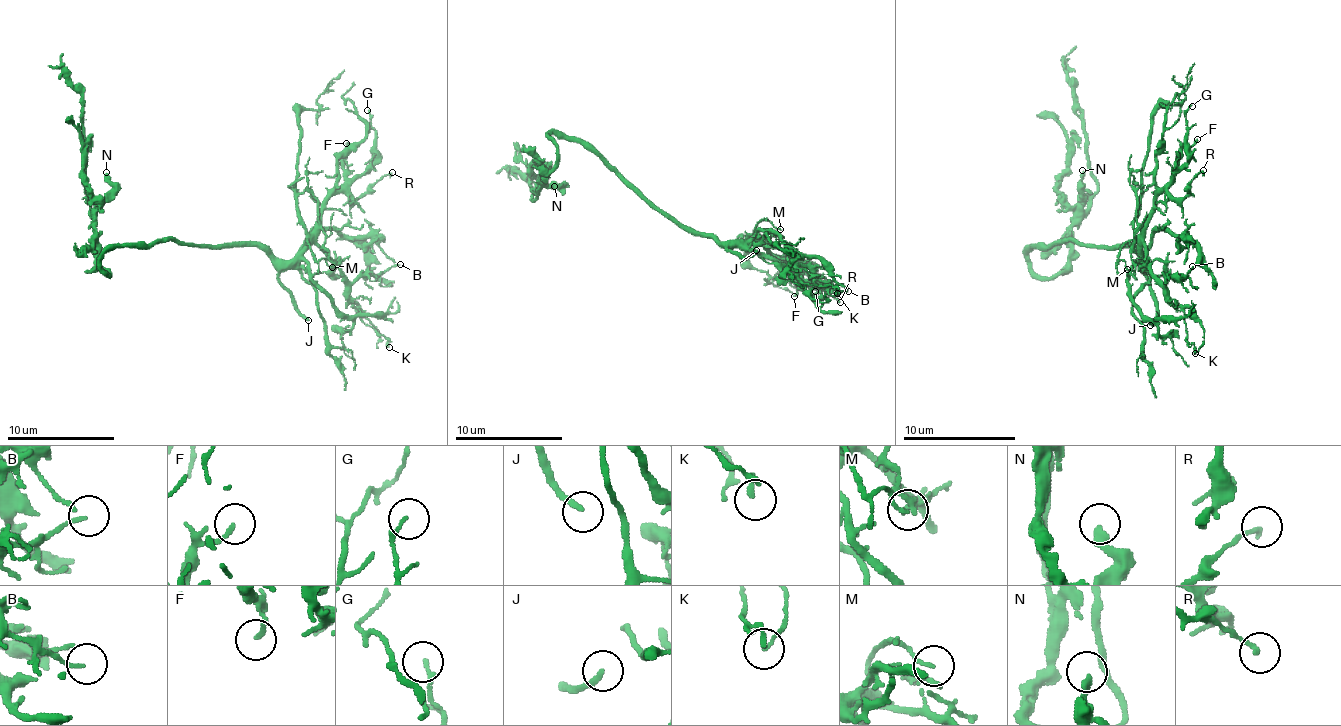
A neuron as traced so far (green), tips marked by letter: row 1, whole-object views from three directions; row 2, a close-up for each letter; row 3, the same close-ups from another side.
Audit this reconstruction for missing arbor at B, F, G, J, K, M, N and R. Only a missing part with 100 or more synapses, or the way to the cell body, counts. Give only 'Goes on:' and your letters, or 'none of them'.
Goes on: J

